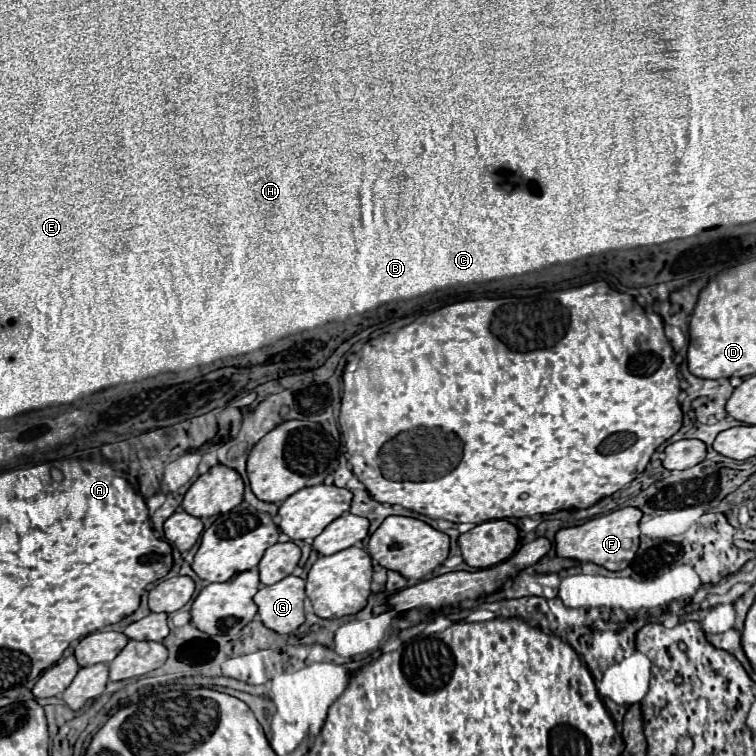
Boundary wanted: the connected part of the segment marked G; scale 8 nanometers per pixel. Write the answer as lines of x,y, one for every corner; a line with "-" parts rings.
293,574
259,588
253,600
259,606
261,622
277,634
291,634
305,622
305,582

